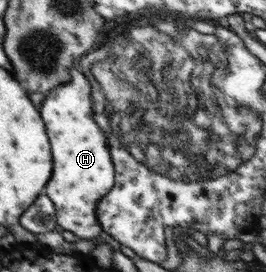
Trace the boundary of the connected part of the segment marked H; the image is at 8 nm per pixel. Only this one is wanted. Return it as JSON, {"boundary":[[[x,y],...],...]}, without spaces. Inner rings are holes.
{"boundary":[[[73,67],[71,82],[53,88],[41,106],[41,116],[47,124],[47,136],[53,152],[53,176],[45,186],[45,194],[55,202],[59,226],[83,240],[104,236],[96,210],[101,198],[112,189],[115,174],[105,136],[93,120],[90,94],[88,78]]]}

